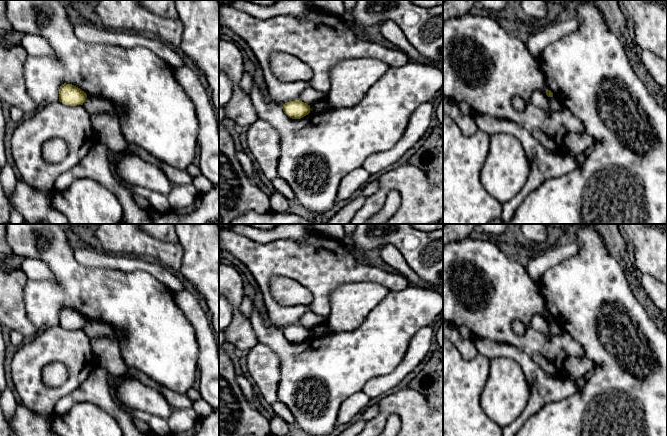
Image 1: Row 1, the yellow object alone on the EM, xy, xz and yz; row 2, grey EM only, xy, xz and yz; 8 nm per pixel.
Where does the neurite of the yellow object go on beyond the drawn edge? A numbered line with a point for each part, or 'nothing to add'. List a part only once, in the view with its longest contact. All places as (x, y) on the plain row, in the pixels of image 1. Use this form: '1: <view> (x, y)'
nothing to add

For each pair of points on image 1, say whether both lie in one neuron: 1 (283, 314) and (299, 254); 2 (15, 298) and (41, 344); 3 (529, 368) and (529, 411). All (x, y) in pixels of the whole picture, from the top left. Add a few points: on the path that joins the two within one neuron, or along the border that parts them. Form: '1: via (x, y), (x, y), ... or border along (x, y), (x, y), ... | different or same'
1: via (267, 296), (265, 292), (265, 277), (281, 261) | same
2: border along (39, 330), (26, 340) | different
3: via (536, 379), (536, 400) | same

